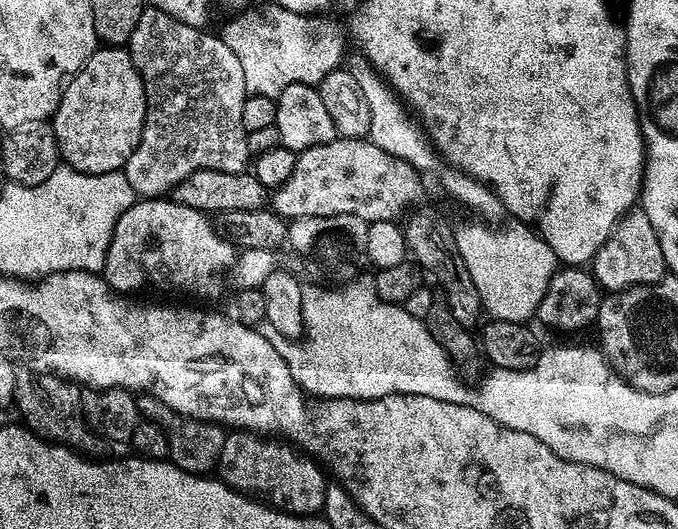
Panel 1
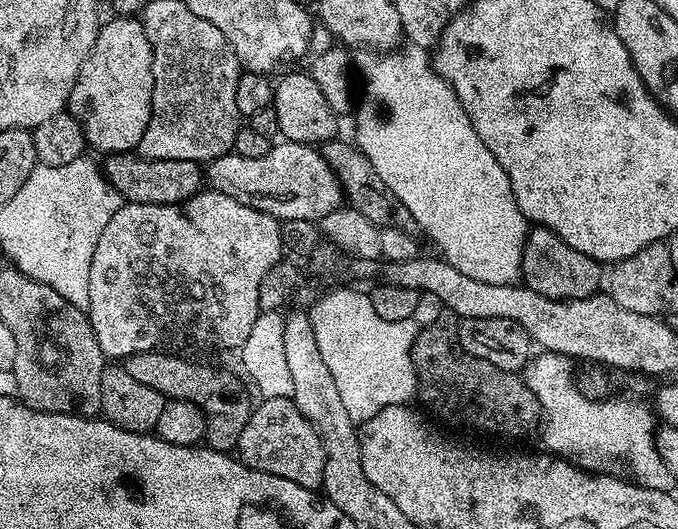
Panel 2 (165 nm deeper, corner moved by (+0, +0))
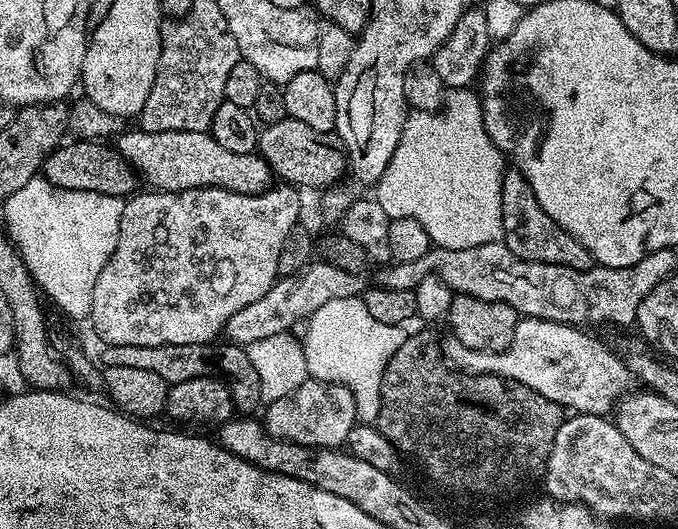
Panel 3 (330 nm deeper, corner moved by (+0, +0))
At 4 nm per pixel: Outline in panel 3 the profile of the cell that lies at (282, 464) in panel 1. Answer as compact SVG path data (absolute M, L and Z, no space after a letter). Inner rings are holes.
M311 378L302 382L293 393L269 403L263 412L262 423L269 436L315 448L343 449L350 430L358 423L354 394L350 394L346 385Z

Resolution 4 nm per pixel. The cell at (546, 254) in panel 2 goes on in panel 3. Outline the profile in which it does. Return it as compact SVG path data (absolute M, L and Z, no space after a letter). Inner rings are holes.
M509 167L502 178L502 230L504 239L502 243L518 258L529 260L530 262L546 262L554 266L570 266L574 270L586 270L593 267L594 261L590 250L582 246L542 206L538 203L538 198L534 198L534 190L530 182L515 168Z

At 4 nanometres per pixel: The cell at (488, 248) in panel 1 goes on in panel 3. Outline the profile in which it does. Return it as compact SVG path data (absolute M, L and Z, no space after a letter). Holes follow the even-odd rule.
M471 87L454 88L445 95L444 103L439 112L413 111L404 122L402 138L398 142L398 150L394 150L394 158L390 158L390 166L382 174L382 178L375 181L374 199L380 203L382 210L386 210L389 220L394 218L414 218L430 234L433 245L437 248L449 248L450 250L466 250L474 246L486 246L503 241L504 231L502 230L502 178L506 171L506 157L503 152L494 146L490 134L486 134L484 115L480 105L480 97Z

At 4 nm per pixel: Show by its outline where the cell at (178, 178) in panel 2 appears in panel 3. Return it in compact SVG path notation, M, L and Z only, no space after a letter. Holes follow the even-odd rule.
M76 138L71 142L73 144L61 143L60 147L44 159L43 179L66 190L86 190L94 194L110 194L121 198L131 197L141 187L141 177L124 163L122 154L117 152L115 147L99 140Z

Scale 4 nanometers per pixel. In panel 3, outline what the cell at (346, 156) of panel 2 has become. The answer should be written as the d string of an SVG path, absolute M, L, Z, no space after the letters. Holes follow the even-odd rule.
M285 118L282 122L265 124L259 129L260 143L258 145L258 155L268 163L277 177L280 176L285 185L299 186L304 188L320 188L327 190L337 183L340 175L346 172L346 153L338 143L337 137L332 132L319 132L306 126L306 122L298 122Z

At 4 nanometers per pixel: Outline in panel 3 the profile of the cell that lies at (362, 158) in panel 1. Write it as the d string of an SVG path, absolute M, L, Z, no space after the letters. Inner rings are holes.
M166 130L165 132L121 131L115 137L114 147L122 154L124 163L131 166L142 177L145 185L161 192L185 192L191 188L225 188L240 194L263 192L273 183L272 167L256 152L250 154L233 154L214 142L211 131L195 132L194 130Z

